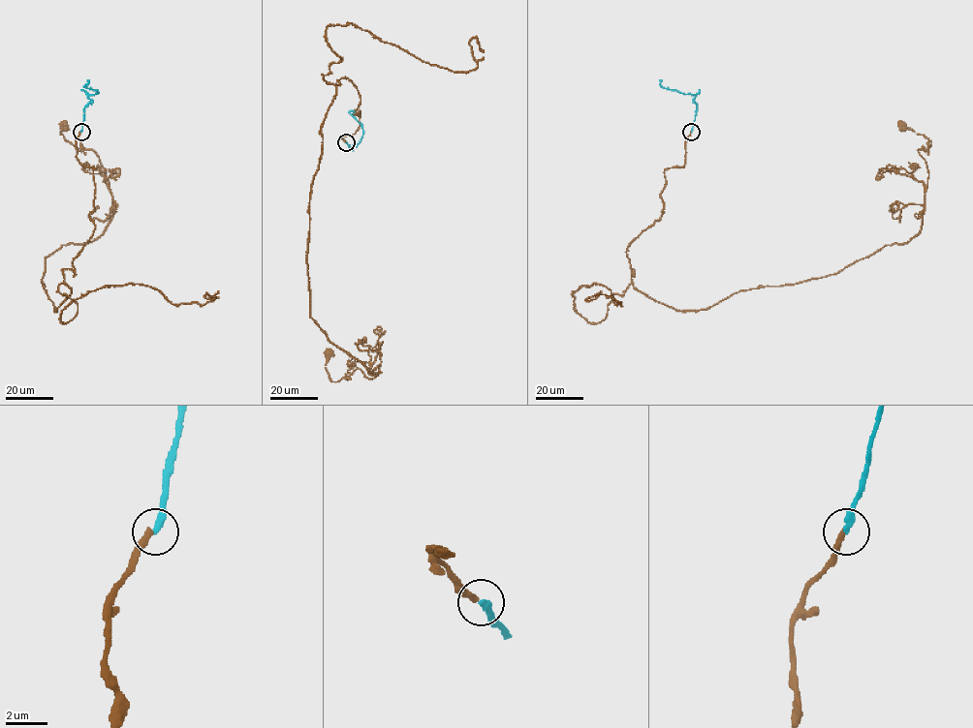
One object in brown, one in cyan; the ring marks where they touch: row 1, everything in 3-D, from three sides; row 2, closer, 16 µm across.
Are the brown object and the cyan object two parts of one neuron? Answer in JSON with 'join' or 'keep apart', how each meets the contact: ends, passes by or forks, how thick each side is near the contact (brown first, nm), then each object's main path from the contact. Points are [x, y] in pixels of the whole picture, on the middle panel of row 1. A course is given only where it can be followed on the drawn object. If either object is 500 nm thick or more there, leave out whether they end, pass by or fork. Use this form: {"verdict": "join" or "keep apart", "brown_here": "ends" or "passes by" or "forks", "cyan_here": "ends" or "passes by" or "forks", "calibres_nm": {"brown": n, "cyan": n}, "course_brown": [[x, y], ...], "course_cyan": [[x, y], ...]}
{"verdict": "keep apart", "brown_here": "ends", "cyan_here": "ends", "calibres_nm": {"brown": 300, "cyan": 320}, "course_brown": [[346, 142], [360, 114], [346, 76], [328, 82], [311, 186], [309, 312], [377, 376], [332, 381], [328, 351]], "course_cyan": [[346, 142], [354, 147], [361, 137], [361, 124], [349, 112], [352, 110]]}

